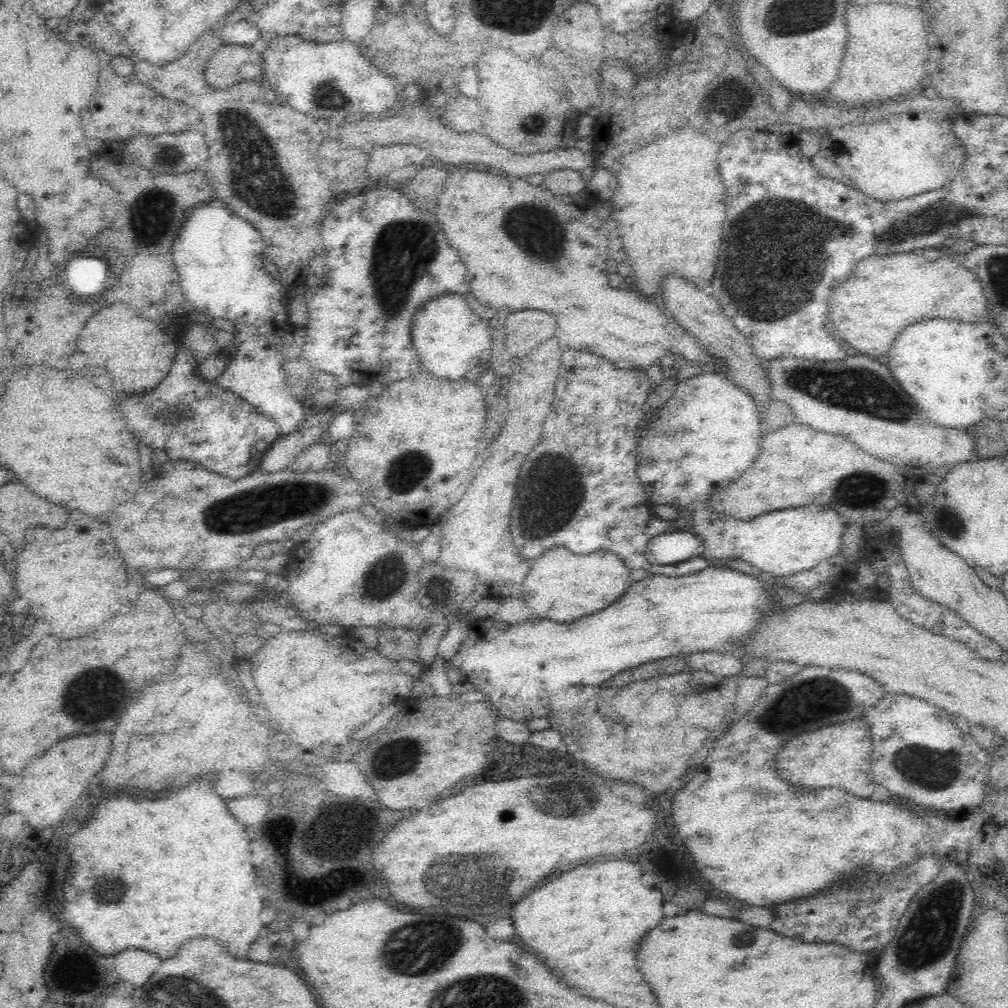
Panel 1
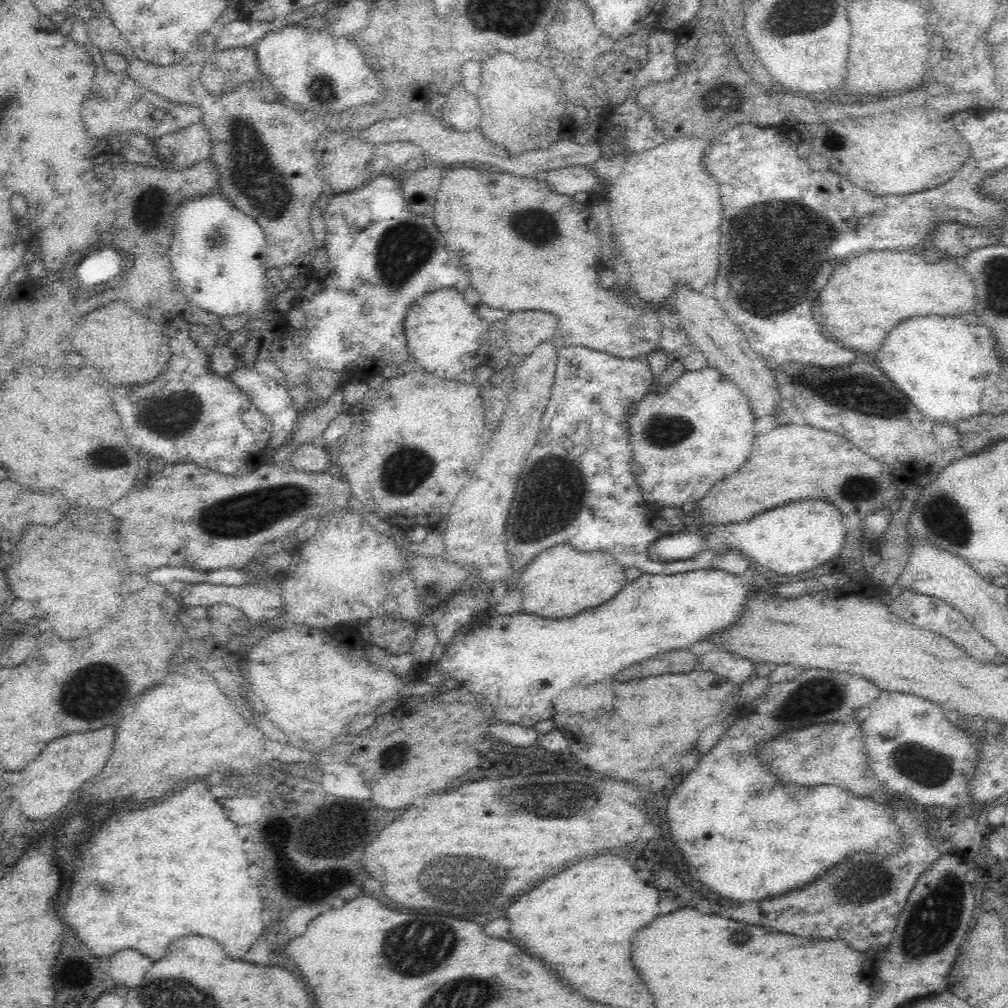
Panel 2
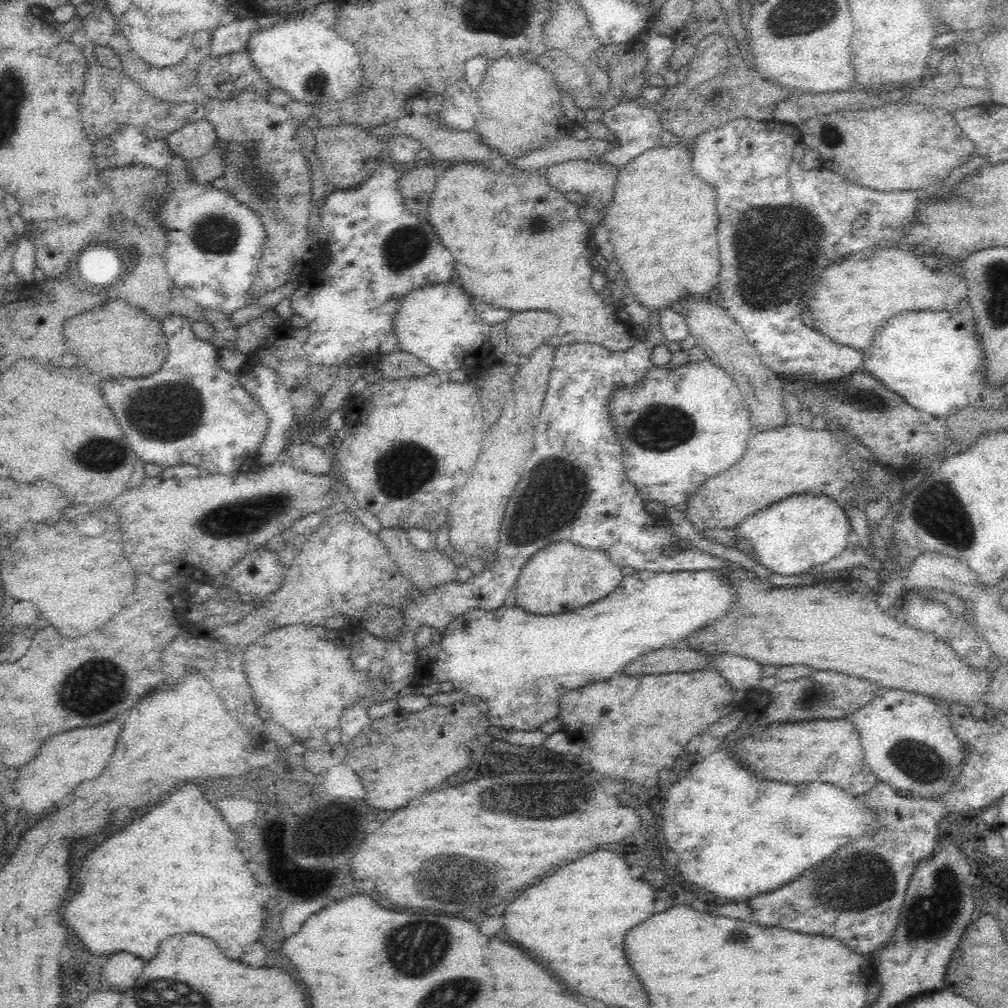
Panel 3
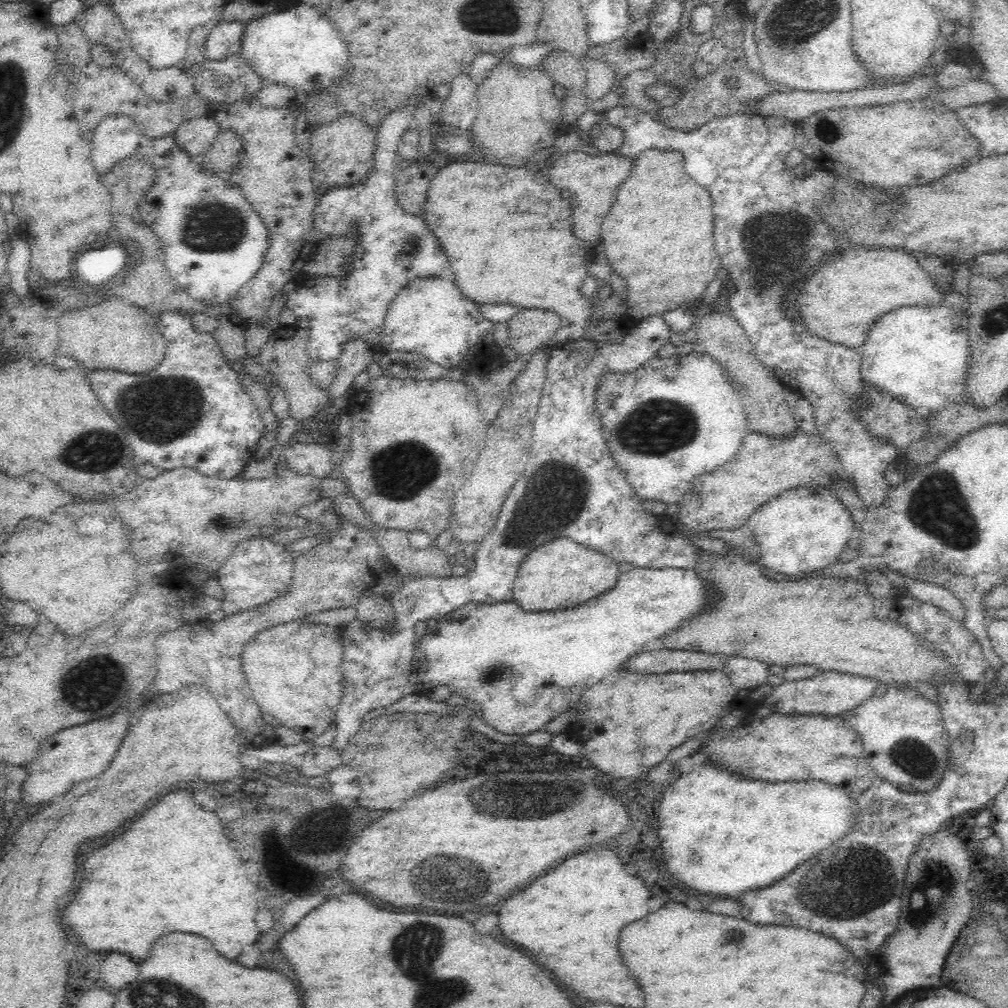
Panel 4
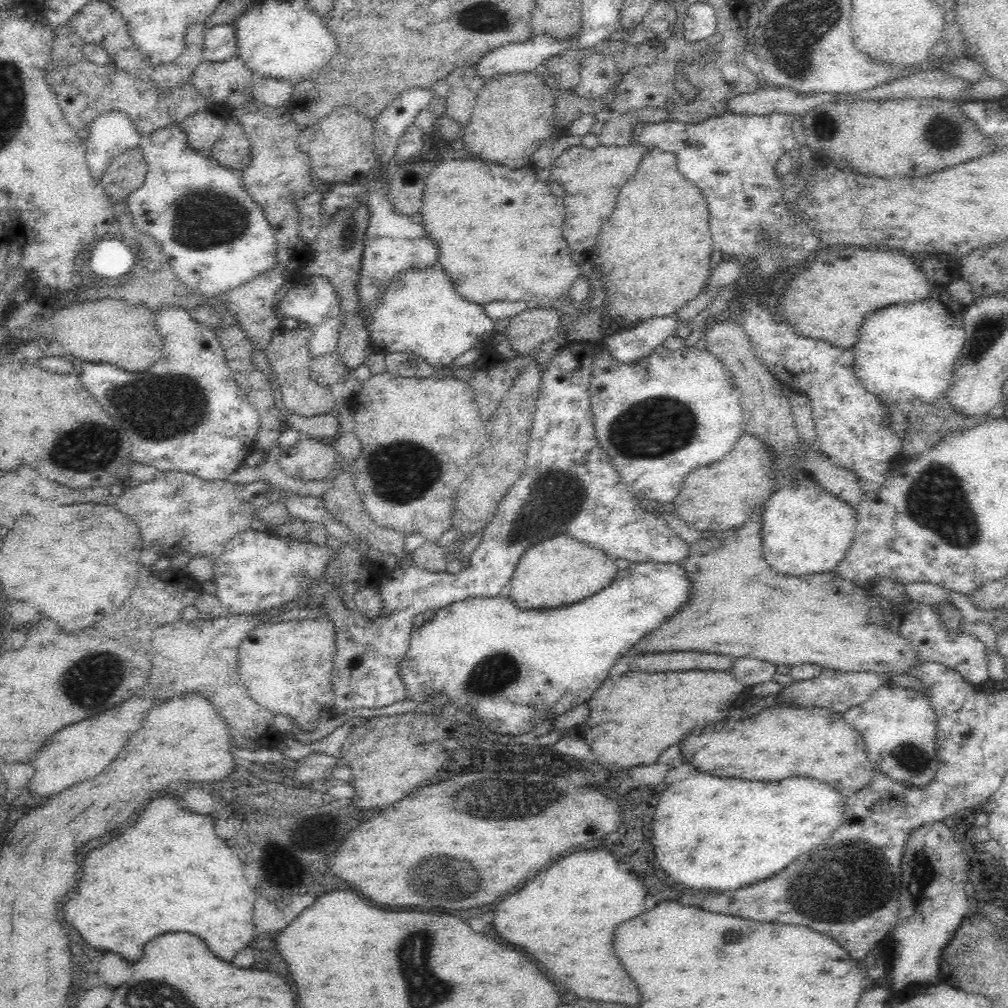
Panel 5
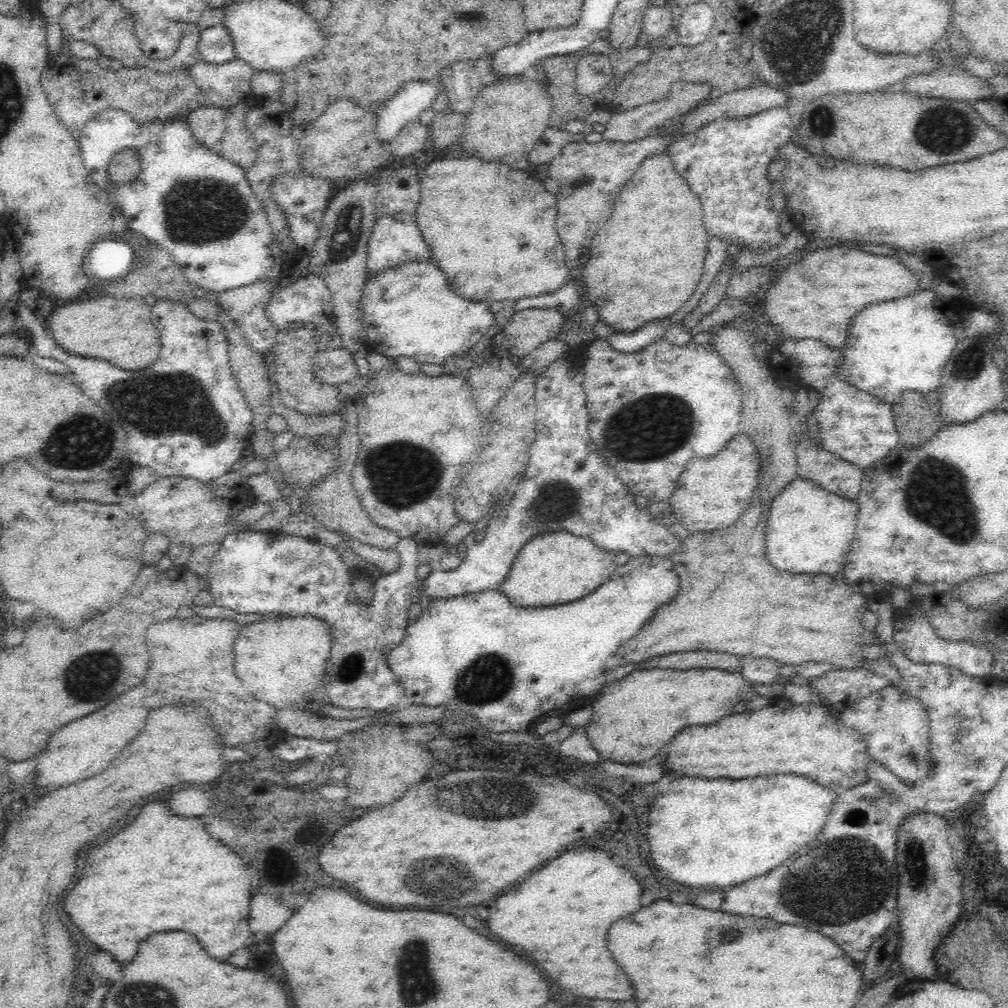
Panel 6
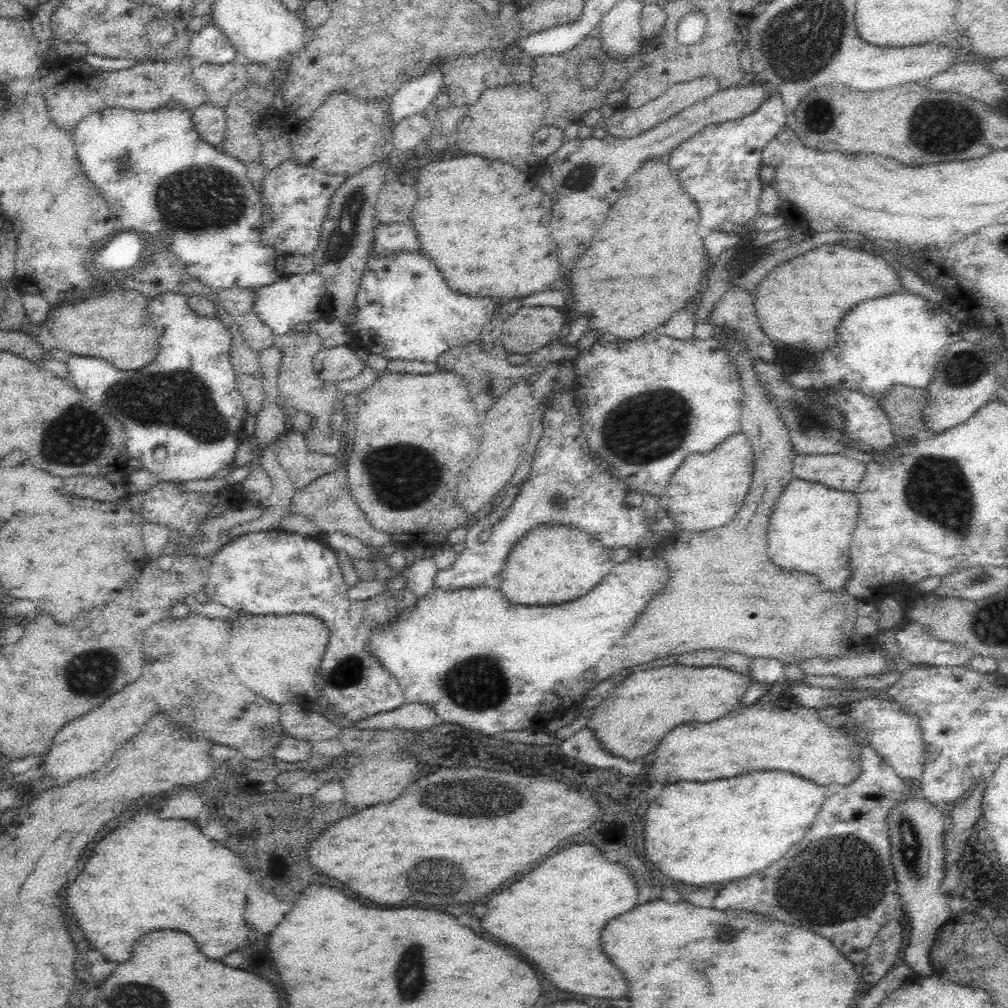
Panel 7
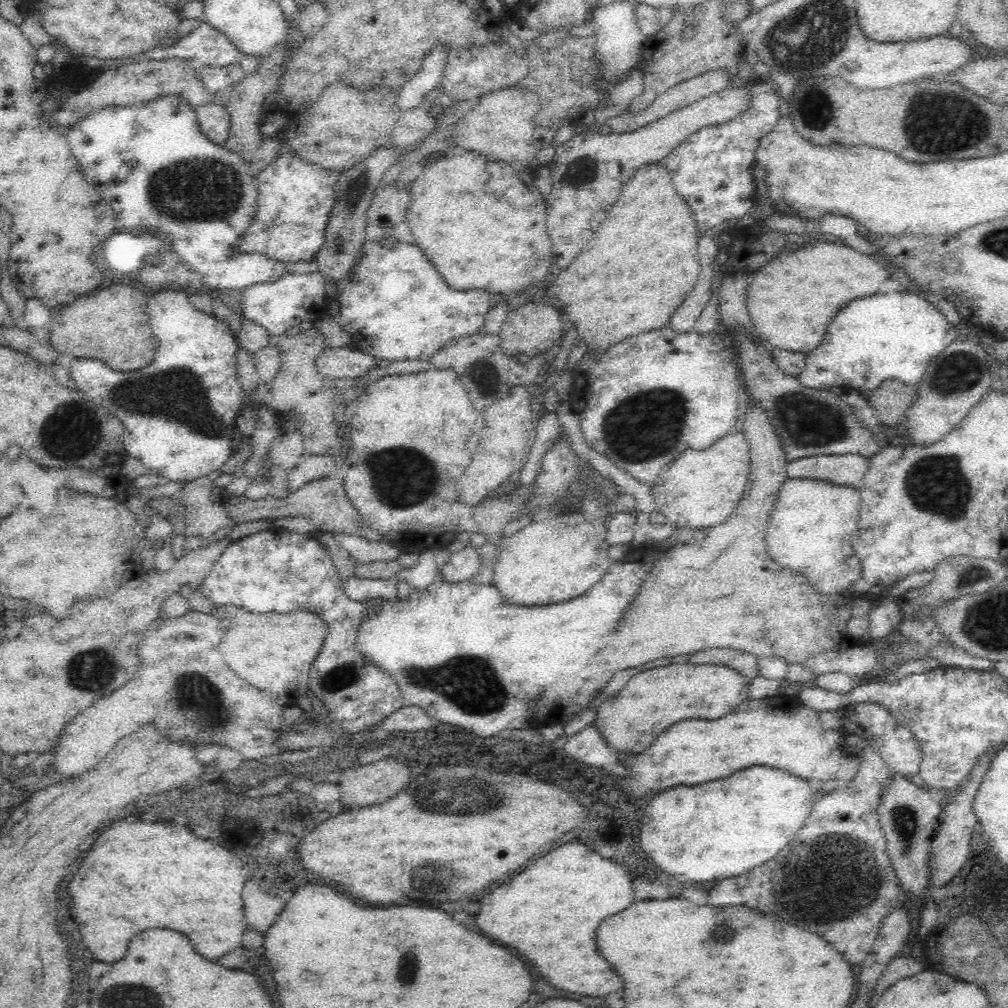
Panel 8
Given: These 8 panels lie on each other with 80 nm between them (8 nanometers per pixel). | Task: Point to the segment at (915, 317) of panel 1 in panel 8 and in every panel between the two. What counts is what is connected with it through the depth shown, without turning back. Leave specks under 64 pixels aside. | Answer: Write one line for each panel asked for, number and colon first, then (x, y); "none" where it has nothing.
2: (864, 300)
3: (849, 304)
4: (846, 295)
5: (828, 300)
6: (817, 298)
7: (800, 305)
8: (794, 297)

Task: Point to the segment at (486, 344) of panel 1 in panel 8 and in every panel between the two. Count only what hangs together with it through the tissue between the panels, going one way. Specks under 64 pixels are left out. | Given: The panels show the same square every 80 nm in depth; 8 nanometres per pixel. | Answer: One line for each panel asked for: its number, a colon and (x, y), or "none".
2: (444, 335)
3: (437, 324)
4: (429, 316)
5: (421, 312)
6: (410, 309)
7: (404, 309)
8: (395, 301)

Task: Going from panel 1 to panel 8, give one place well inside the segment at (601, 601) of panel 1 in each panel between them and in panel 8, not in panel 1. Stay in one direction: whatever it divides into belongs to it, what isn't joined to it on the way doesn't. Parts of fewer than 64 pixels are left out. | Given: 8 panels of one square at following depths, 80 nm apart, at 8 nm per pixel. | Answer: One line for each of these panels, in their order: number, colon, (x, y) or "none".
2: (560, 582)
3: (562, 577)
4: (560, 574)
5: (562, 570)
6: (552, 568)
7: (553, 563)
8: (558, 558)

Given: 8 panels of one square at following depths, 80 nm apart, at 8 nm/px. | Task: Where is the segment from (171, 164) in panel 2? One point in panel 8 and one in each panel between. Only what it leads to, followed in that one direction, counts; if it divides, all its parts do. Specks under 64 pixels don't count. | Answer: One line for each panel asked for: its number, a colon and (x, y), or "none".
3: (193, 140)
4: (194, 136)
5: (202, 129)
6: (207, 124)
7: (210, 121)
8: (214, 122)

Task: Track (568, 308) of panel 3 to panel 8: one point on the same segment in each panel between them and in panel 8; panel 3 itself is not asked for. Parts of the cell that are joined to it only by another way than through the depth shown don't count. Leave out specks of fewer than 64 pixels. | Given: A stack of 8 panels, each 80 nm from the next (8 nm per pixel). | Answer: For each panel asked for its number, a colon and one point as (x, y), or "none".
4: (507, 231)
5: (500, 231)
6: (492, 229)
7: (485, 225)
8: (482, 227)

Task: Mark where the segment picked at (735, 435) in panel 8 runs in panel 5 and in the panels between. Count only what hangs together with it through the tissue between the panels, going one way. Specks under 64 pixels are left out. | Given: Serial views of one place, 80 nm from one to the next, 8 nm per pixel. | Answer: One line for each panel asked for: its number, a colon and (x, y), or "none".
5: (721, 497)
6: (711, 494)
7: (707, 492)

